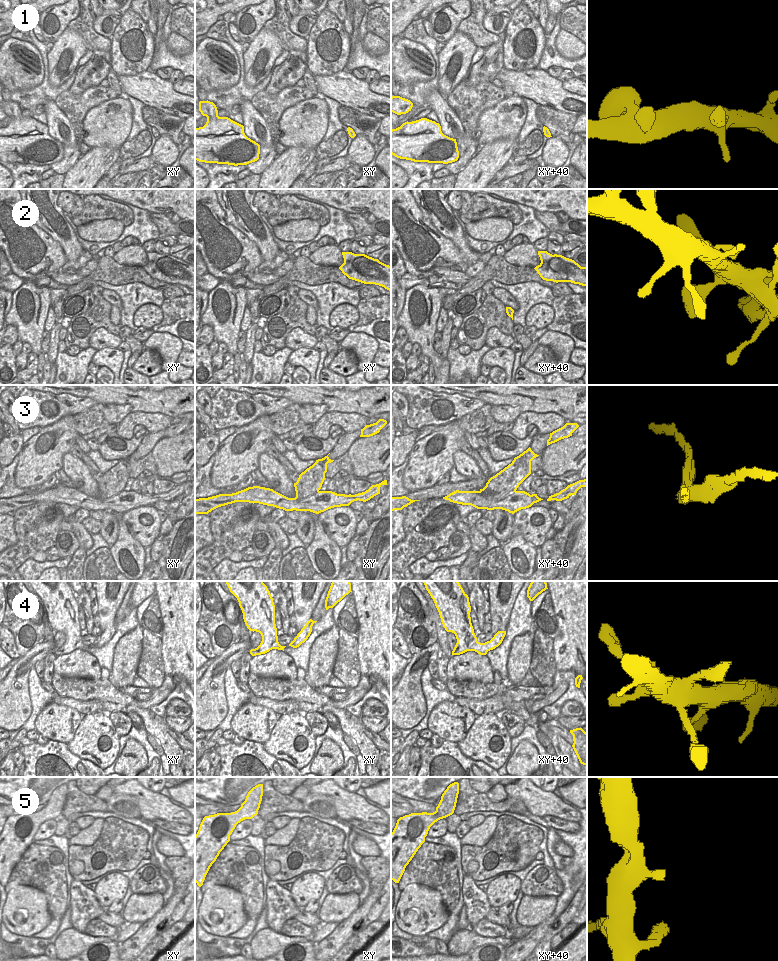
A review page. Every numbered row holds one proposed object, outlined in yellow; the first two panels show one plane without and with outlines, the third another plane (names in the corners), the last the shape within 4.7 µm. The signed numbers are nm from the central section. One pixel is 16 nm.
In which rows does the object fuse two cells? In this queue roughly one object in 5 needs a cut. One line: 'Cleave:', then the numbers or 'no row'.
Cleave: 3

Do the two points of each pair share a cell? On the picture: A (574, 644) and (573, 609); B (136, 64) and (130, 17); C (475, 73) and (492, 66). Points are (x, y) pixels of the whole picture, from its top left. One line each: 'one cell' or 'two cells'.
A: one cell
B: one cell
C: one cell

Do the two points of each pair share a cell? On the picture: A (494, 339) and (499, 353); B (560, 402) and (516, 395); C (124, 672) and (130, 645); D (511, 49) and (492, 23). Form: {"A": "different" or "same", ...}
{"A": "different", "B": "same", "C": "same", "D": "different"}

